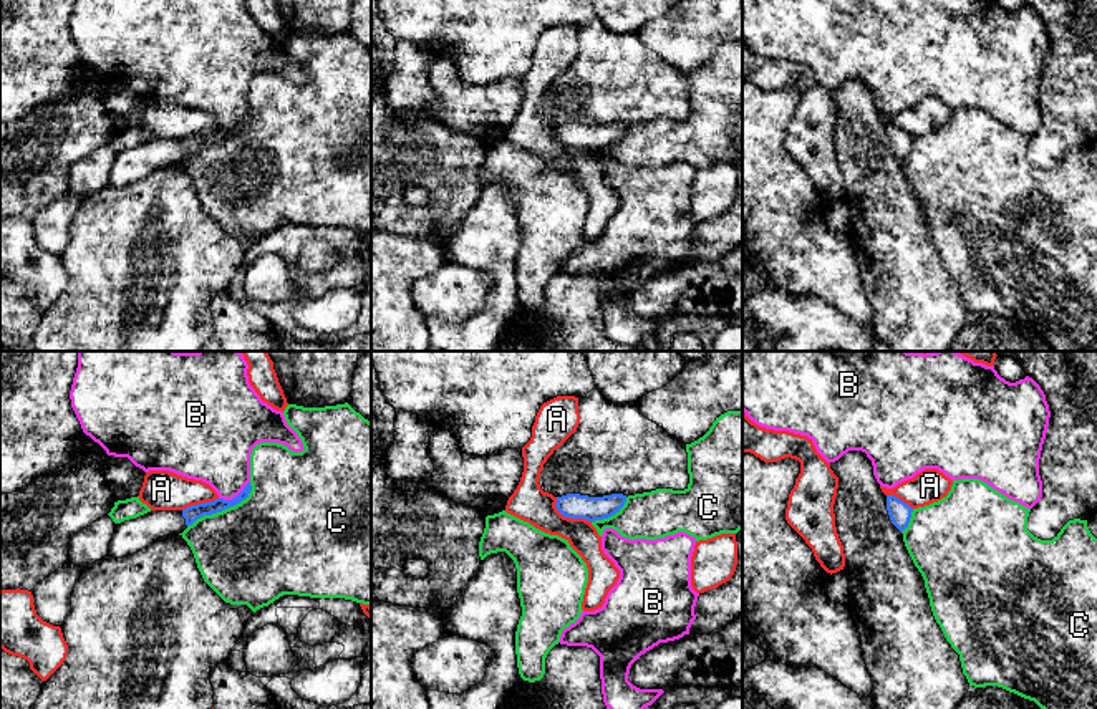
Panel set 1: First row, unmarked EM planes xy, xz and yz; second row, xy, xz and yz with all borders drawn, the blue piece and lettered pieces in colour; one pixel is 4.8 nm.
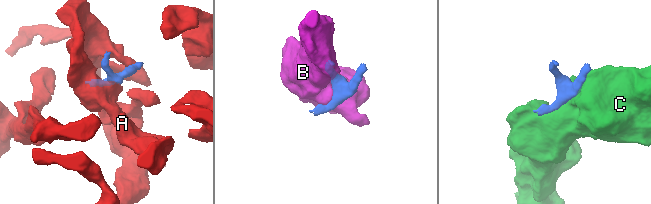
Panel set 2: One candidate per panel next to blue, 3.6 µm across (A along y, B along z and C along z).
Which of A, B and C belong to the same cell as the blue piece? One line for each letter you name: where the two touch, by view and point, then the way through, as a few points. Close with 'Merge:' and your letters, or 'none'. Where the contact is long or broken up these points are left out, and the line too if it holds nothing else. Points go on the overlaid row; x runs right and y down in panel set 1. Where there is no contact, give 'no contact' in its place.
Merge: none

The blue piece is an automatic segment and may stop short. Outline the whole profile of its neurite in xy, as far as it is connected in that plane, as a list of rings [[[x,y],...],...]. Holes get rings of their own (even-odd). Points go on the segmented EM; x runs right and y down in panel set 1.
[[[250,482],[232,500],[215,499],[214,502],[191,505],[184,510],[151,510],[136,518],[116,523],[109,552],[113,558],[133,555],[152,542],[182,533],[189,525],[204,515],[212,515],[245,500],[252,490]]]

